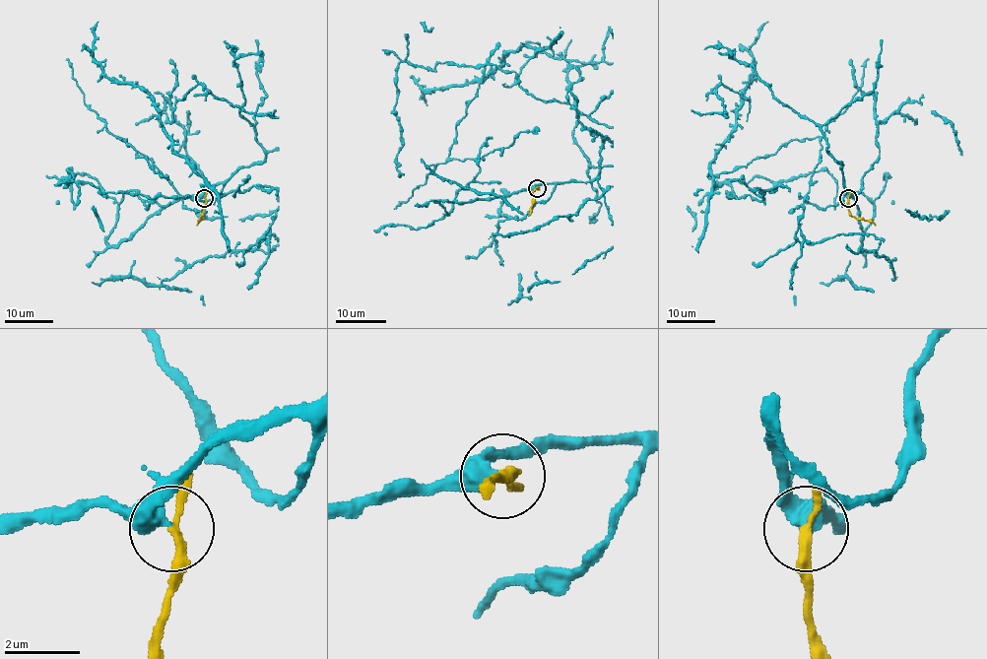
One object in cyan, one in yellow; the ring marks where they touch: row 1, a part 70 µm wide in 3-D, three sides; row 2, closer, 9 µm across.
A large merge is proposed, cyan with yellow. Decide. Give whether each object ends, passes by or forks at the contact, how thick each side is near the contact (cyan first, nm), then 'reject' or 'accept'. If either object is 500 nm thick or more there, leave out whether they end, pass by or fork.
cyan passes by; yellow passes by; calibres 400 and 200 nm; reject

